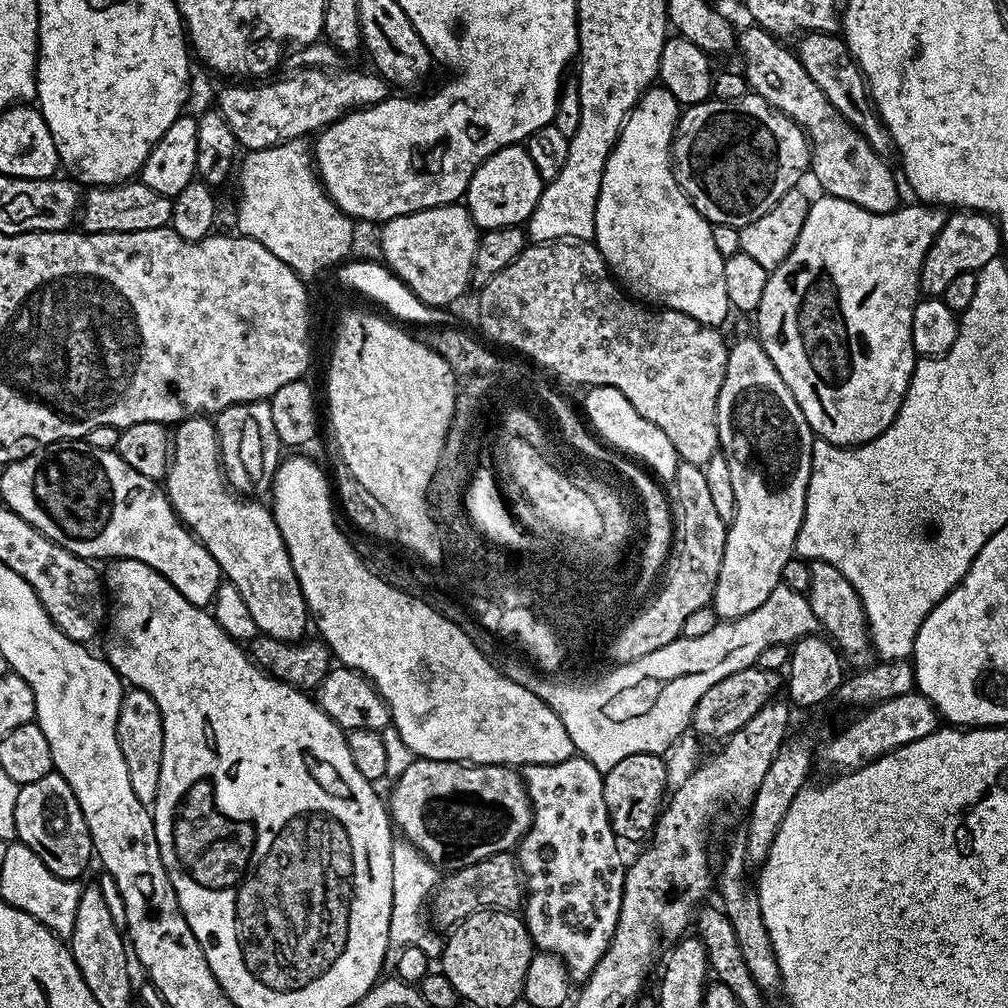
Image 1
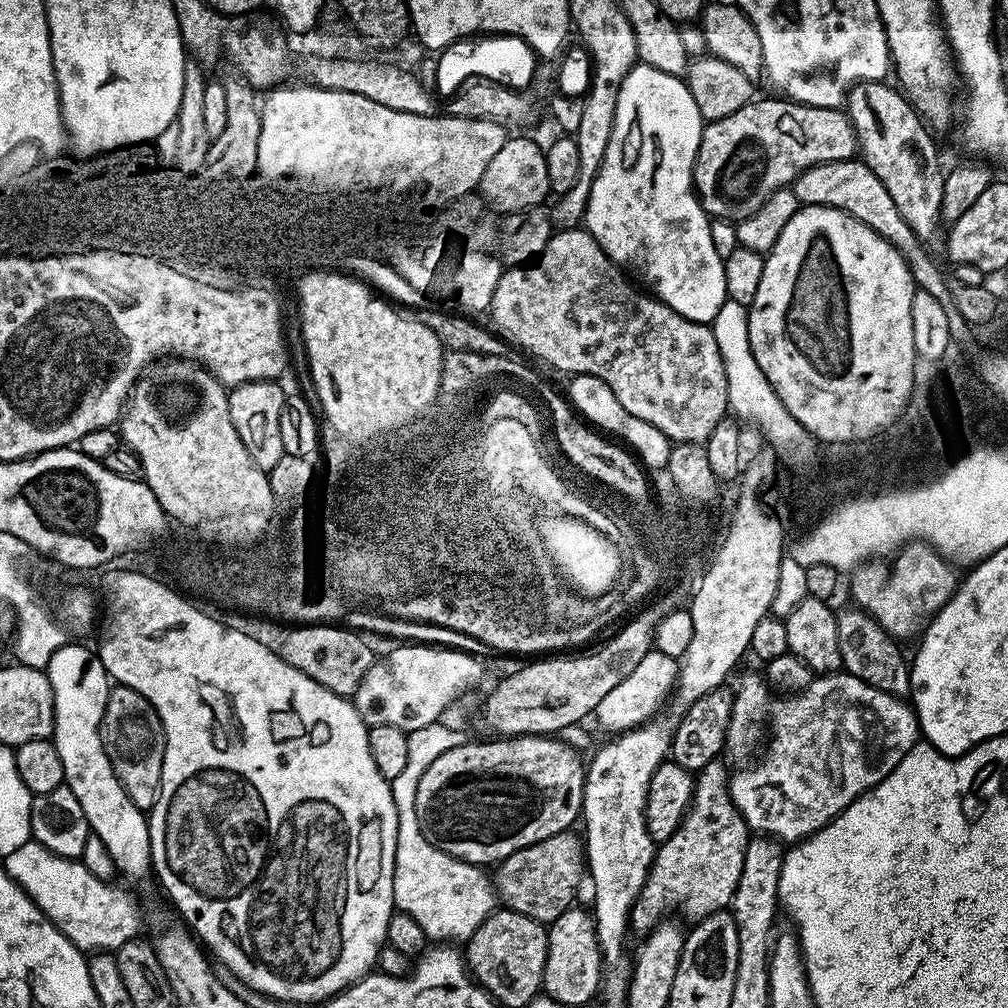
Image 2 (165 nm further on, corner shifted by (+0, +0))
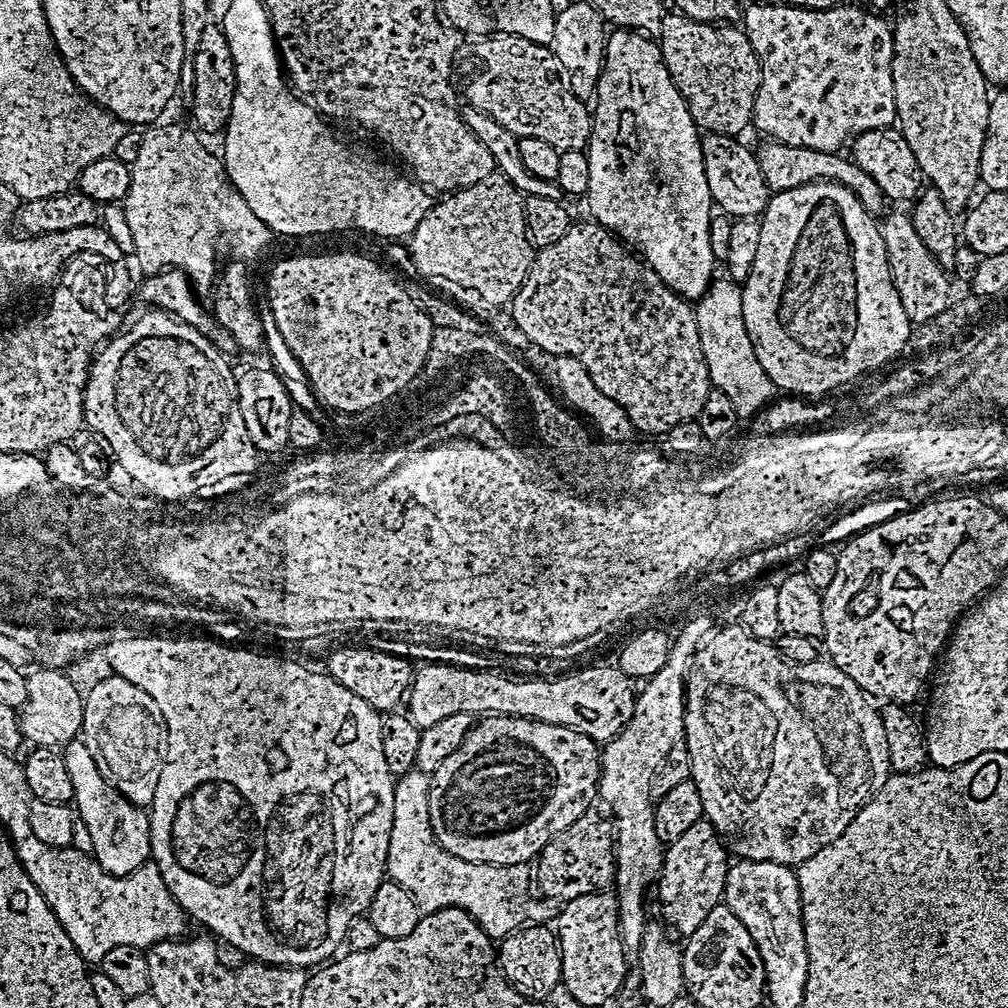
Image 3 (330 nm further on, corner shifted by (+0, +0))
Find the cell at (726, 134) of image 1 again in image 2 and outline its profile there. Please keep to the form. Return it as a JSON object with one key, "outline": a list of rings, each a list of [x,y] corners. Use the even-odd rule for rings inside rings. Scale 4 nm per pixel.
{"outline":[[[754,98],[740,110],[705,123],[692,167],[692,186],[709,217],[733,222],[744,220],[757,212],[770,194],[789,187],[810,166],[831,160],[850,160],[857,155],[856,131],[847,111],[796,104],[787,98],[775,99]]]}

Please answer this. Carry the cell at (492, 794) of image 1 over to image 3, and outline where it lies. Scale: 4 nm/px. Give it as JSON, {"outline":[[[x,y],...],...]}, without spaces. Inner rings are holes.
{"outline":[[[488,714],[481,722],[473,723],[472,729],[468,732],[468,737],[450,754],[450,758],[443,760],[440,765],[430,774],[432,785],[428,791],[428,809],[430,810],[430,826],[436,841],[444,847],[450,854],[462,858],[466,862],[475,864],[528,864],[539,857],[541,850],[570,822],[578,819],[583,812],[589,811],[588,804],[593,799],[597,799],[597,785],[600,783],[600,754],[601,749],[597,741],[591,740],[586,734],[582,734],[573,728],[567,728],[561,724],[551,724],[541,720],[531,720],[525,716],[505,716],[503,714]]]}

